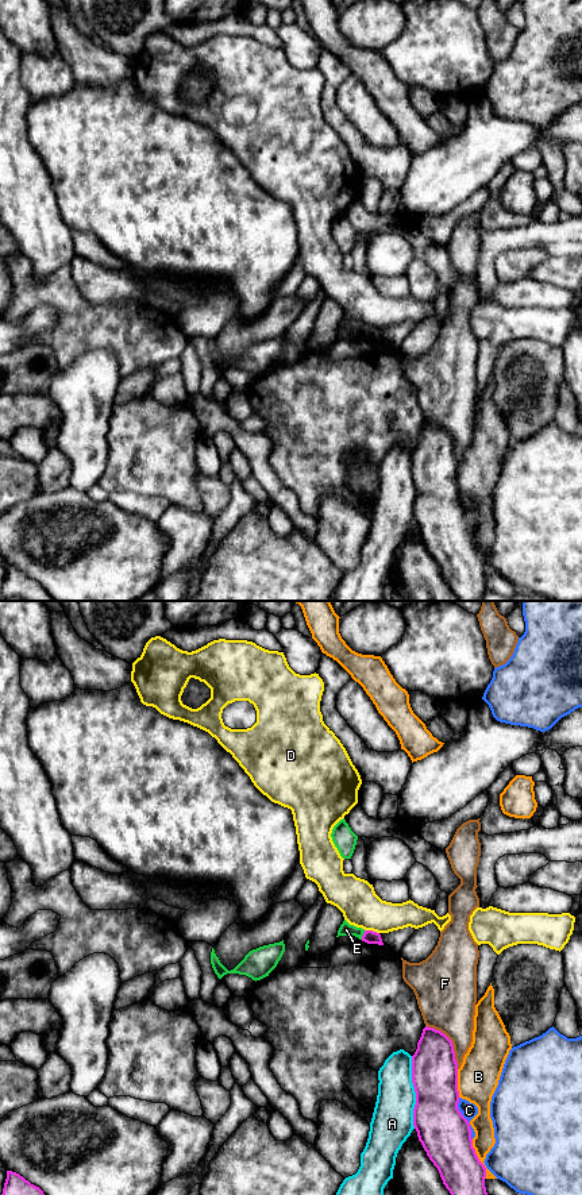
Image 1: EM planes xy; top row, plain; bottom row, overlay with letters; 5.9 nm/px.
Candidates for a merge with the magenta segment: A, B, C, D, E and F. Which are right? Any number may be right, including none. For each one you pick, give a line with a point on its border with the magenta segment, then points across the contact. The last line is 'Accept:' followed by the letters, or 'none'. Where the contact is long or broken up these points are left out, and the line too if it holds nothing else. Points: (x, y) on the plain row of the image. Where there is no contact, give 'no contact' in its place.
Accept: none

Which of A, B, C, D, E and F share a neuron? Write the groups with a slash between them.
A / B / C / D / E / F

